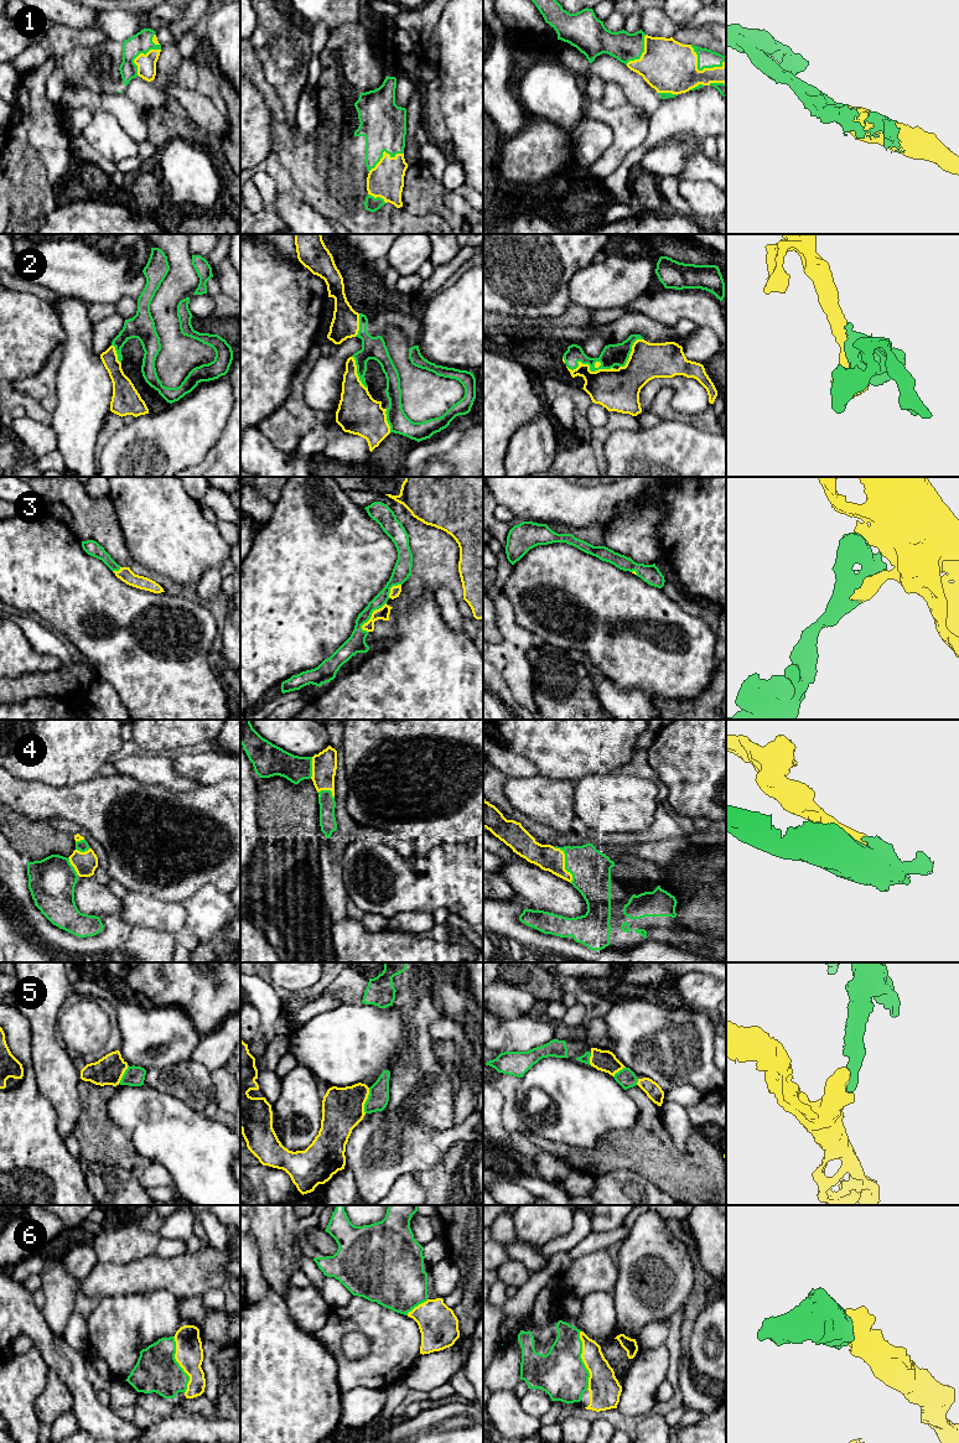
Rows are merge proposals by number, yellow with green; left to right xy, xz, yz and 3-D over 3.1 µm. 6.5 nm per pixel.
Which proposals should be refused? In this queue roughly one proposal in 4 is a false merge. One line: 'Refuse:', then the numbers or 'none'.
Refuse: none

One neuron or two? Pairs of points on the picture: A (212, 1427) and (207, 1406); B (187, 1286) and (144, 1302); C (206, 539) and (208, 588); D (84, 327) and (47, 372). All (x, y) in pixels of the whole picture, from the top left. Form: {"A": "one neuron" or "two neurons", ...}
{"A": "two neurons", "B": "two neurons", "C": "two neurons", "D": "two neurons"}

